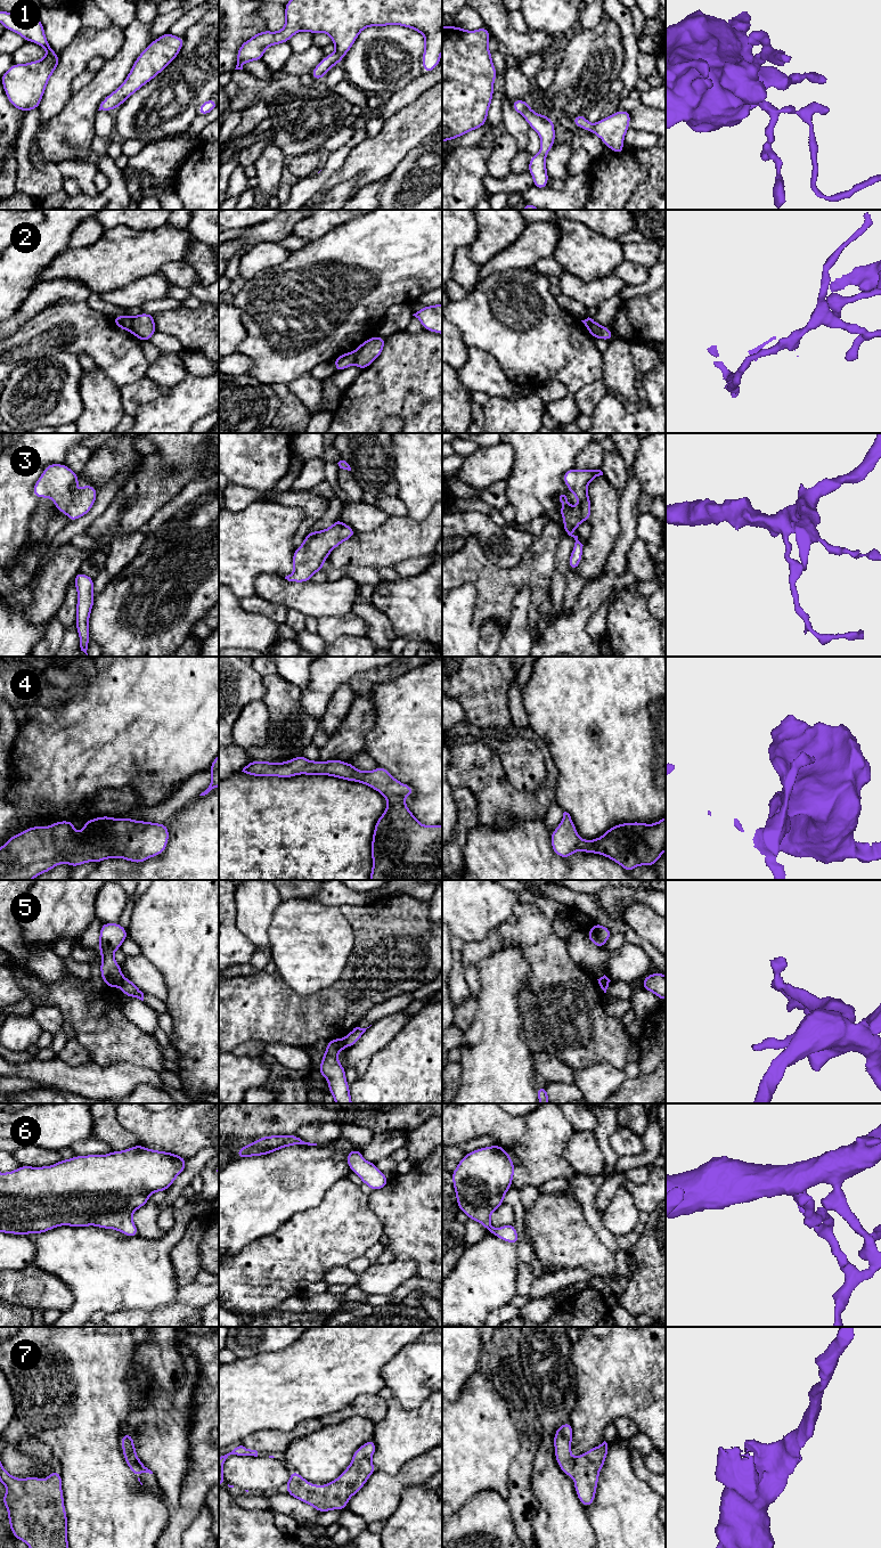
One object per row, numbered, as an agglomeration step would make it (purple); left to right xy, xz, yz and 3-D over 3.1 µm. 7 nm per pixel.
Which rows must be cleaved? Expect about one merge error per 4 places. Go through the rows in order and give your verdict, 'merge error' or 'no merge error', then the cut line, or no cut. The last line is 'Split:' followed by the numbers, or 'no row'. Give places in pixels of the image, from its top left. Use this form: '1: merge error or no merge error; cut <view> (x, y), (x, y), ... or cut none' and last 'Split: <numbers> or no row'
1: no merge error; cut none
2: merge error; cut xy (131, 318), (131, 328), (129, 331)
3: no merge error; cut none
4: no merge error; cut none
5: merge error; cut xy (123, 977), (120, 985)
6: no merge error; cut none
7: no merge error; cut none
Split: 2, 5

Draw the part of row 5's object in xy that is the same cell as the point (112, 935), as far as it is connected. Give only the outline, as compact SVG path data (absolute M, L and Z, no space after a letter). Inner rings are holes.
M119 922L101 923L98 944L99 953L103 958L100 963L100 973L104 983L108 987L116 988L123 980L121 966L114 960L113 954L121 948L122 943L128 937L128 930Z

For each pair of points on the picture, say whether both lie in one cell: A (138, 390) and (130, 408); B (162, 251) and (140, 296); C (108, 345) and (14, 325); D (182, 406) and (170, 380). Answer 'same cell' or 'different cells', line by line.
A: same cell
B: different cells
C: different cells
D: different cells

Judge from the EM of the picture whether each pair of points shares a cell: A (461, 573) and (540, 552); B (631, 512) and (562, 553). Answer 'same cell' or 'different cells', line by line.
A: same cell
B: different cells

